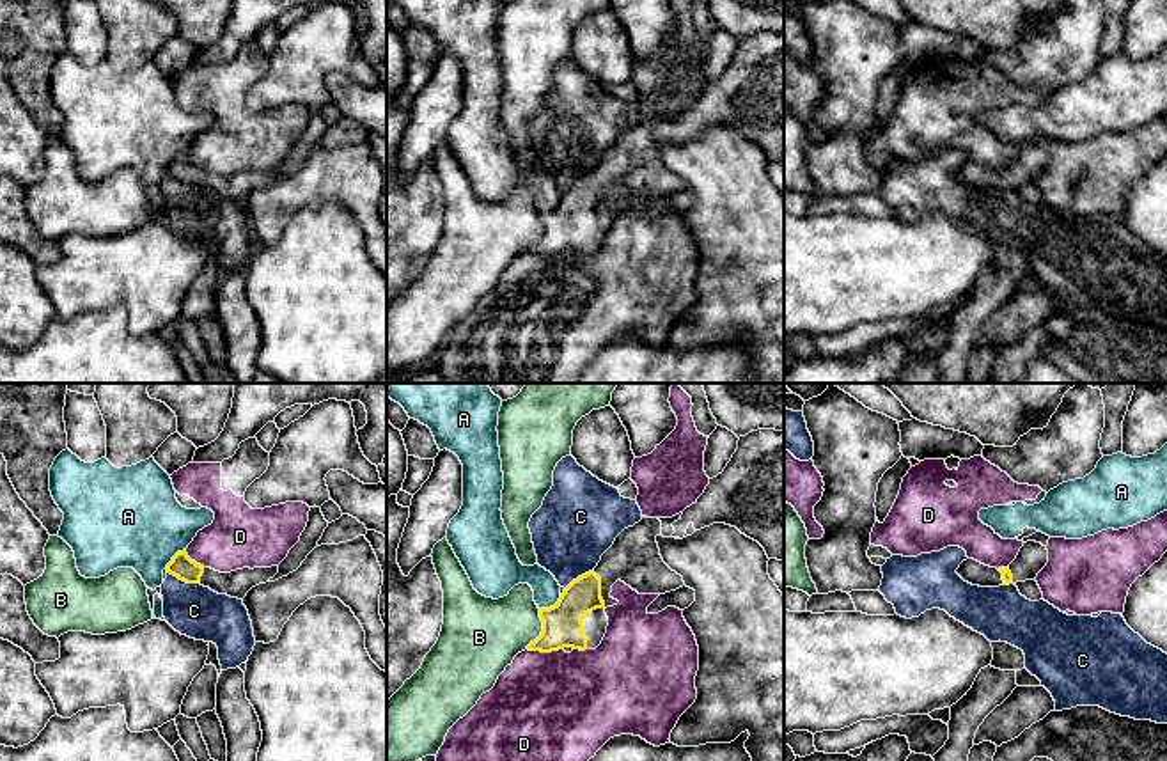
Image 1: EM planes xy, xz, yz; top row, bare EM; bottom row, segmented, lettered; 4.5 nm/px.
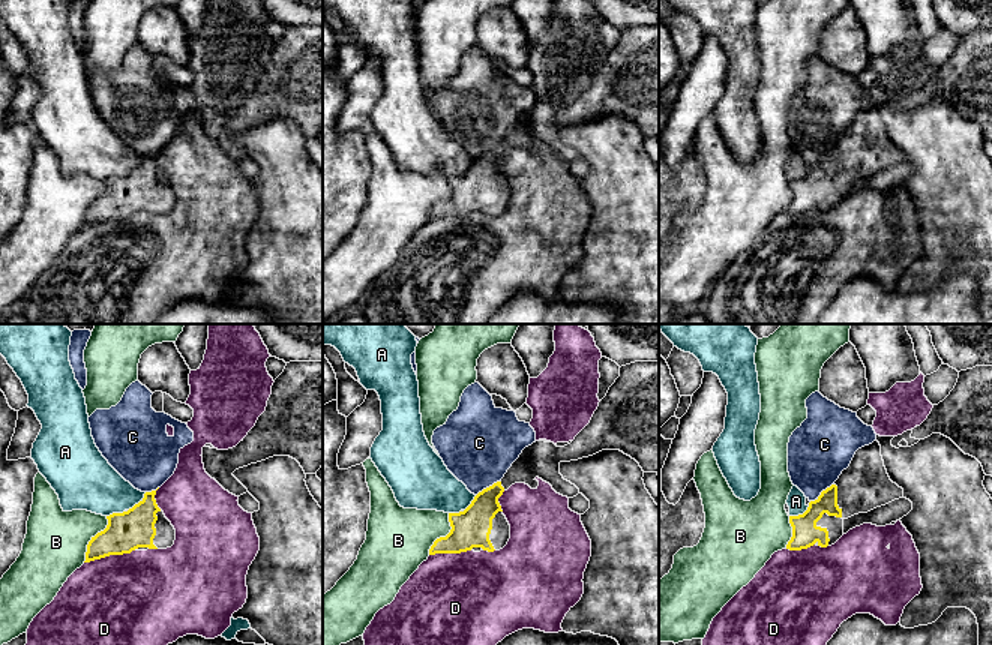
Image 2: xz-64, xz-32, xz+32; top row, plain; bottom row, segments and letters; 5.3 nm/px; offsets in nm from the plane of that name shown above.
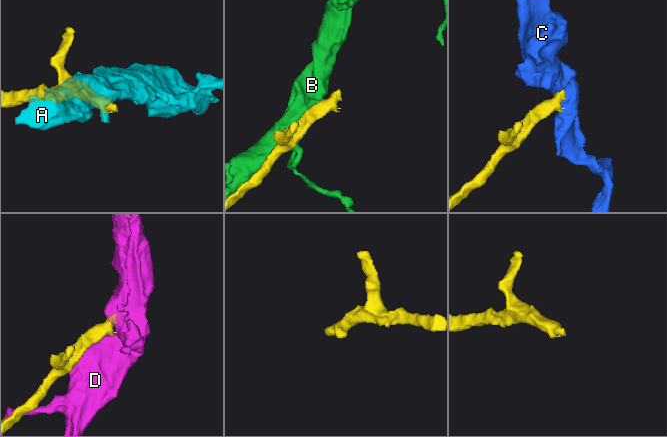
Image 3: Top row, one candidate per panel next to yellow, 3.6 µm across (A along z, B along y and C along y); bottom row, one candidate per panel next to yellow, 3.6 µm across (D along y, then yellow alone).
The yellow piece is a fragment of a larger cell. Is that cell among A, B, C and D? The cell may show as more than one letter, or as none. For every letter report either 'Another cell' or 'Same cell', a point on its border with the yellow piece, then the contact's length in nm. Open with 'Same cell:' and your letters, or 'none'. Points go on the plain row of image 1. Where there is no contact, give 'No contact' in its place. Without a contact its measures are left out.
Same cell: none
A: Another cell. Touches yellow at xz (550, 210). Shared border 120 nm
B: Another cell. Touches yellow at xz (543, 231). Shared border 200 nm
C: Another cell. Touches yellow at xy (183, 183). Shared border 160 nm
D: Another cell. Touches yellow at xz (545, 254). Shared border 170 nm

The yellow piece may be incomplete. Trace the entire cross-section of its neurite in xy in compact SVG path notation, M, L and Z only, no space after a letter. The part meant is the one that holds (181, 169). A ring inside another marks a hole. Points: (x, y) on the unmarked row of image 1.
M183 153L167 167L167 176L186 186L200 186L218 197L243 202L252 190L273 181L278 176L278 169L254 172L243 170L231 176L220 176L197 167L188 160L186 153Z

